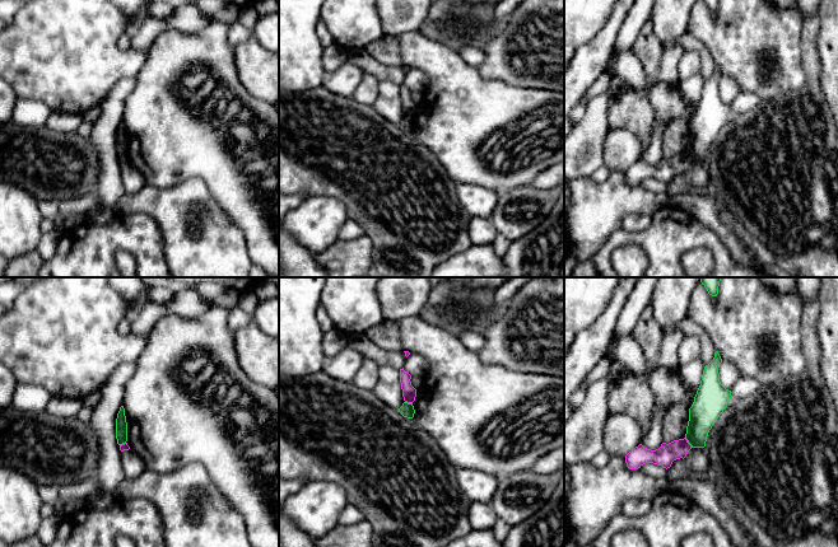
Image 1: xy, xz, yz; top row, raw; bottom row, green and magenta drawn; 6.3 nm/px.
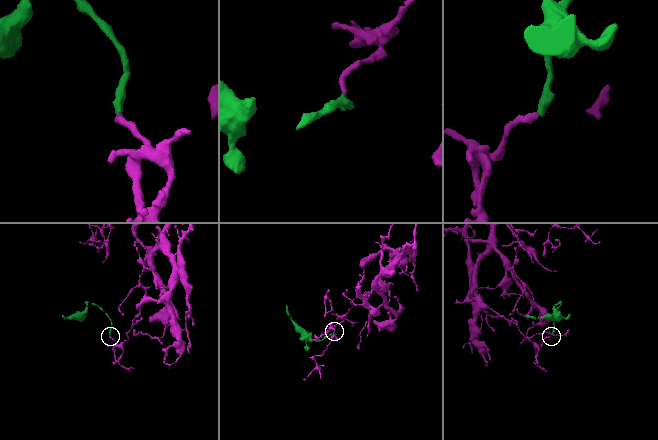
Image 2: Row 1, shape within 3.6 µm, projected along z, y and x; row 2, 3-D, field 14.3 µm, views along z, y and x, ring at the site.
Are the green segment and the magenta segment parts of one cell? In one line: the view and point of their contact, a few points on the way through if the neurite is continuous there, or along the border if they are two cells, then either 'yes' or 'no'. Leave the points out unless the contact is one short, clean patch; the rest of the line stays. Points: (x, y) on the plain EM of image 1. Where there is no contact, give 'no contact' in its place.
contact yz (688, 157); border yz (684, 153), (692, 162); no

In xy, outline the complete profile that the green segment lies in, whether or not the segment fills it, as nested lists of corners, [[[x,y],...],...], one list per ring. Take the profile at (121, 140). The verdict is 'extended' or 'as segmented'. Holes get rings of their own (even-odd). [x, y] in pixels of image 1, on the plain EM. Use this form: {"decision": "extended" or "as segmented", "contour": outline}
{"decision": "as segmented", "contour": [[[124,121],[120,122],[116,134],[116,154],[118,160],[122,160],[127,156],[127,137]]]}

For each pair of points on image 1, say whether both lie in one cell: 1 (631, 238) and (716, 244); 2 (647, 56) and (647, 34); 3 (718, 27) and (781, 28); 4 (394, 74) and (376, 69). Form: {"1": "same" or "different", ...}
{"1": "same", "2": "same", "3": "same", "4": "same"}

